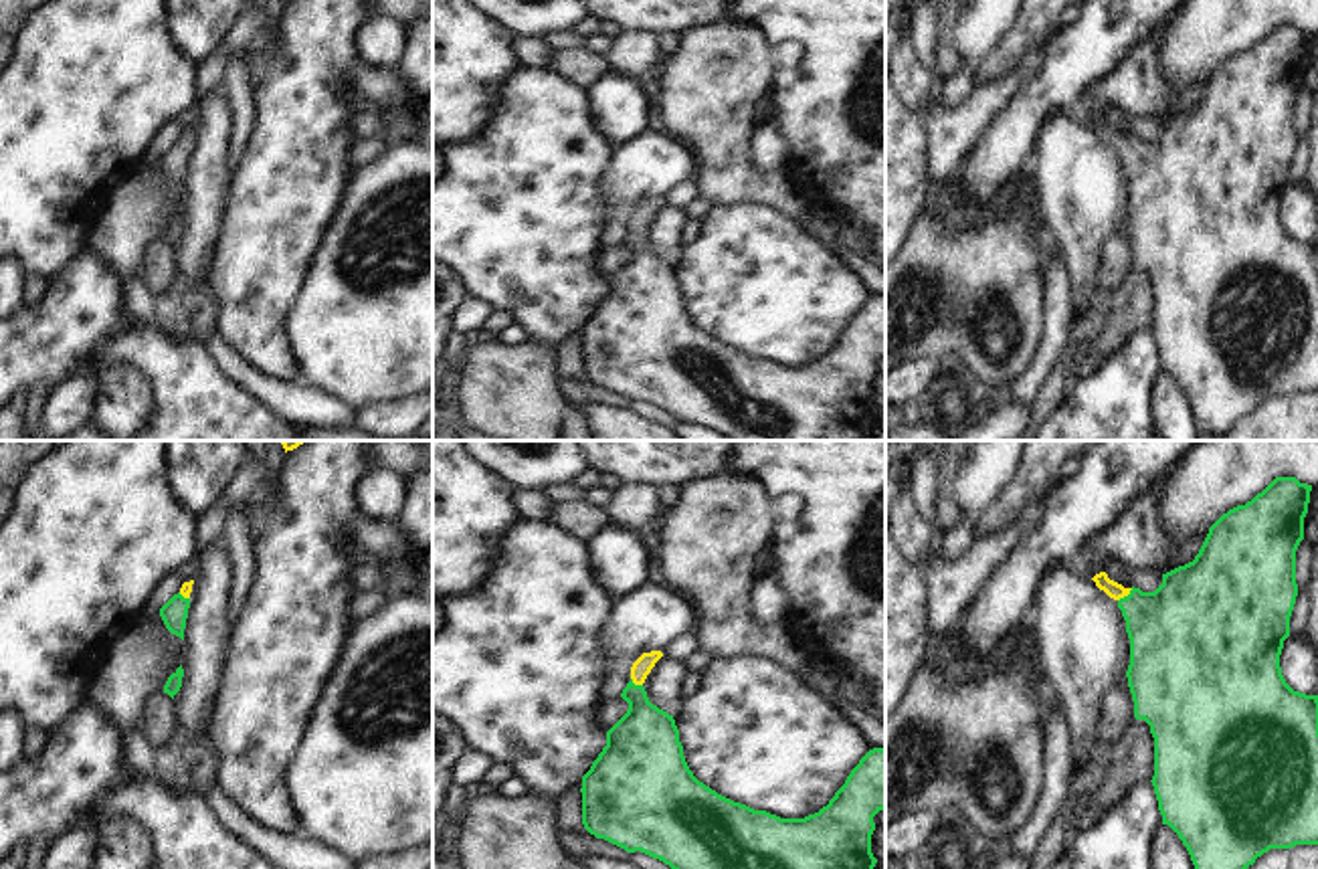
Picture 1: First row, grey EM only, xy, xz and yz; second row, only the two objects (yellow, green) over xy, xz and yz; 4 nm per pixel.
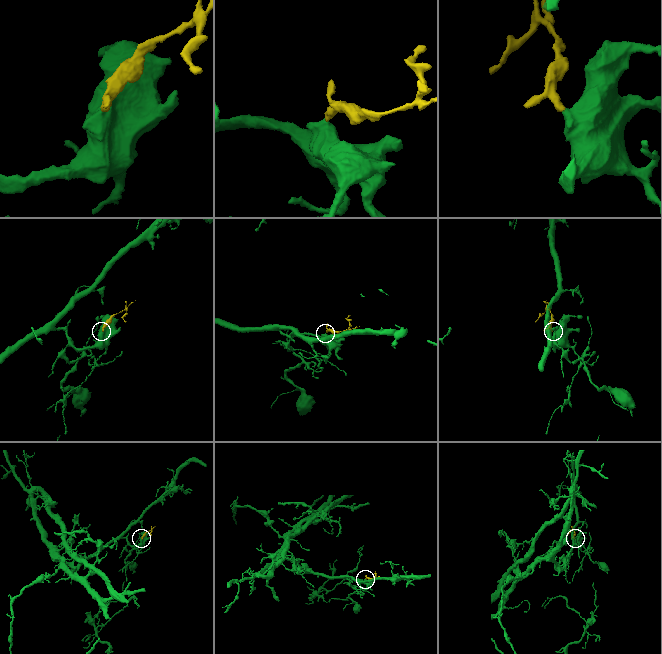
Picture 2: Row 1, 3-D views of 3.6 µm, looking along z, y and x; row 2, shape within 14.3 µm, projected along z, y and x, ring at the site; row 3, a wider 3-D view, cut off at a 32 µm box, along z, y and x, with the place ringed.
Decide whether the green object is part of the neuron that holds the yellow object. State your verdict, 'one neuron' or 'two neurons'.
one neuron

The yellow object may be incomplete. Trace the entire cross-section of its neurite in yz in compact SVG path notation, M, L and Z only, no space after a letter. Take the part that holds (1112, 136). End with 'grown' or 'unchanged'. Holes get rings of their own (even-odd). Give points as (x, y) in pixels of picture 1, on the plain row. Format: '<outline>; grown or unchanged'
M1276 24L1251 49L1223 61L1209 75L1195 107L1162 121L1162 131L1154 139L1142 139L1134 133L1124 135L1110 127L1106 119L1092 125L1100 137L1118 150L1126 168L1130 186L1130 212L1126 224L1134 249L1134 265L1144 267L1154 285L1154 323L1150 329L1158 348L1162 372L1168 372L1179 382L1191 402L1201 441L1211 441L1229 432L1269 396L1318 392L1318 243L1294 238L1286 230L1280 214L1280 202L1284 188L1290 184L1290 164L1298 143L1296 97L1304 87L1304 65L1308 61L1310 38L1312 32L1300 30L1296 24Z; grown

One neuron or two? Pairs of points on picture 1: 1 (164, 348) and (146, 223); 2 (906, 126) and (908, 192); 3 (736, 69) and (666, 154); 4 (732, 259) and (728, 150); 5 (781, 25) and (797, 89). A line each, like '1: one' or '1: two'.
1: two
2: one
3: two
4: two
5: one

